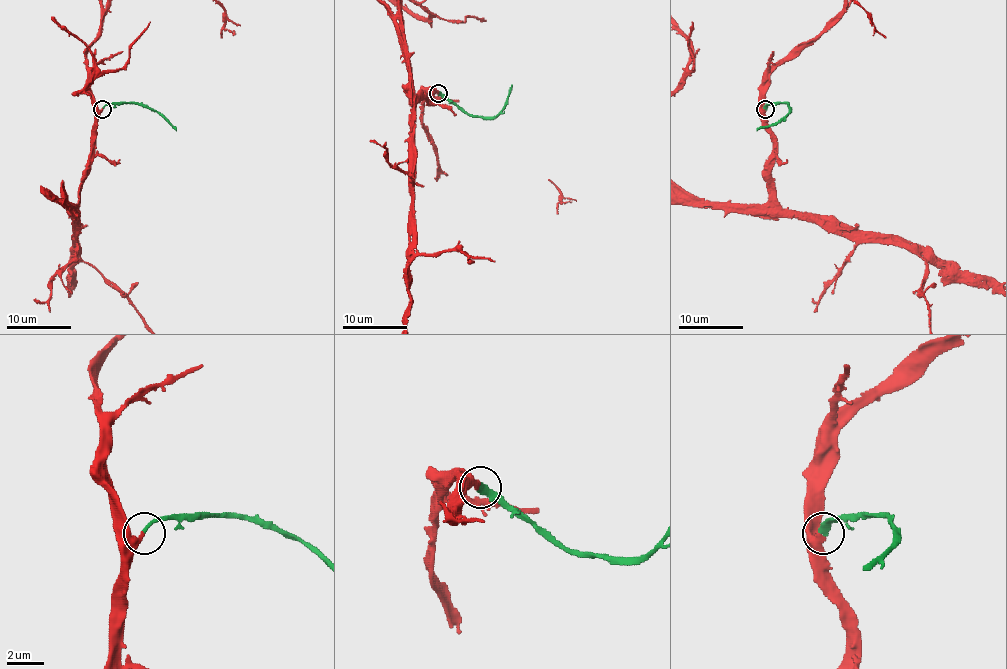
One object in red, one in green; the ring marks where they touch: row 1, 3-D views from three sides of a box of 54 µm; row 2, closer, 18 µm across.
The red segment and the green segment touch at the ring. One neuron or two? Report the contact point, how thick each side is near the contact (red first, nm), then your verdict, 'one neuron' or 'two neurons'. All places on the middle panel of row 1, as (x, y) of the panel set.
at (438, 93); 340 nm thick on the red side, 280 nm on the other; one neuron

